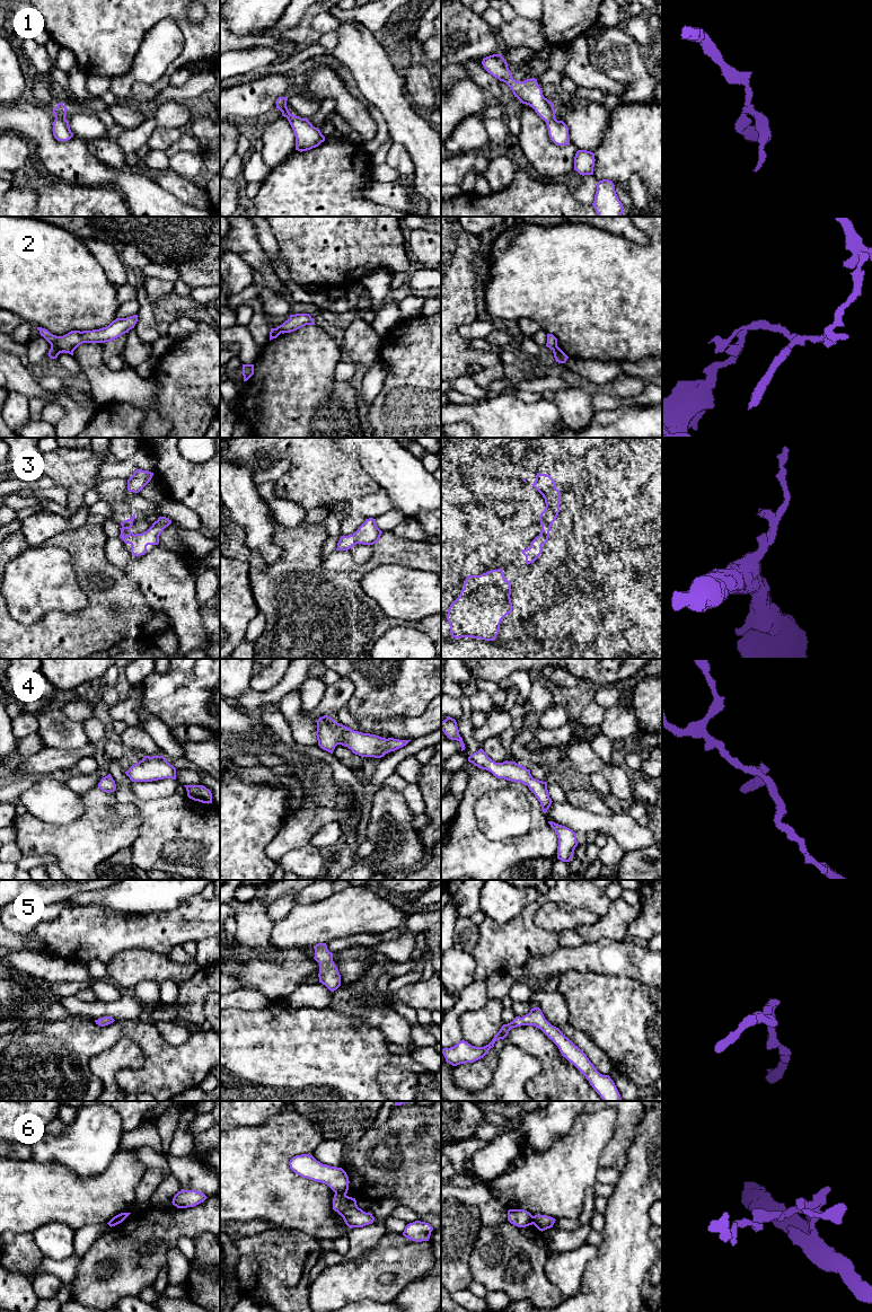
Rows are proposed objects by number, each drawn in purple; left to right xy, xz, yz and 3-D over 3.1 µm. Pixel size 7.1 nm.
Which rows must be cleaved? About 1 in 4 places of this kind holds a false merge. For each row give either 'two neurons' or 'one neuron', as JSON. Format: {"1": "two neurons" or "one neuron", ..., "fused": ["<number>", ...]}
{"1": "one neuron", "2": "two neurons", "3": "one neuron", "4": "one neuron", "5": "one neuron", "6": "two neurons", "fused": ["2", "6"]}

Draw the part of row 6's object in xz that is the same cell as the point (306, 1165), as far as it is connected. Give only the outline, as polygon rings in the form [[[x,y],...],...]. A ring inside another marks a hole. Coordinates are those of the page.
[[[309,1154],[293,1156],[289,1165],[296,1174],[325,1183],[334,1192],[346,1196],[350,1181],[346,1172],[342,1168],[323,1164]]]

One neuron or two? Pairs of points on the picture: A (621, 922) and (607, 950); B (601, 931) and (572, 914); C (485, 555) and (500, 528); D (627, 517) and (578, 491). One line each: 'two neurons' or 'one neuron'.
A: two neurons
B: two neurons
C: two neurons
D: two neurons

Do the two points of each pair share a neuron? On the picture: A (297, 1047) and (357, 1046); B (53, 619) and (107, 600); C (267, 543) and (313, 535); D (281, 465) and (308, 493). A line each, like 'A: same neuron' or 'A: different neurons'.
A: same neuron
B: same neuron
C: different neurons
D: different neurons

